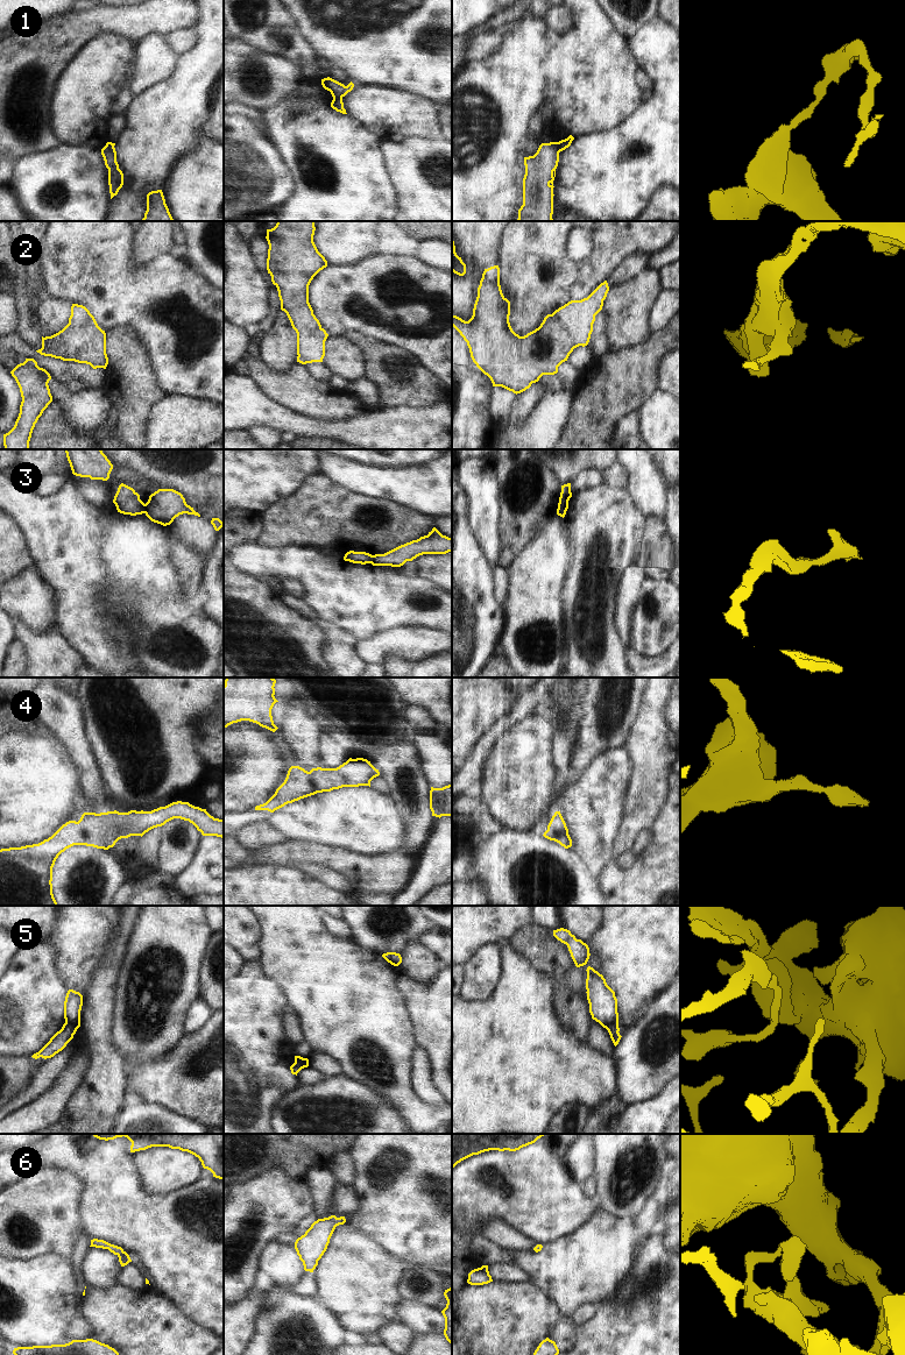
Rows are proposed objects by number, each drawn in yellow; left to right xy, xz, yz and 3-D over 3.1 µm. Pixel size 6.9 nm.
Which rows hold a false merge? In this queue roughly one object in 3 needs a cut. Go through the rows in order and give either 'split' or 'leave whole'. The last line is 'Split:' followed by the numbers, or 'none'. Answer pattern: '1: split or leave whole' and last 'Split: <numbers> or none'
1: split
2: leave whole
3: split
4: leave whole
5: split
6: leave whole
Split: 1, 3, 5

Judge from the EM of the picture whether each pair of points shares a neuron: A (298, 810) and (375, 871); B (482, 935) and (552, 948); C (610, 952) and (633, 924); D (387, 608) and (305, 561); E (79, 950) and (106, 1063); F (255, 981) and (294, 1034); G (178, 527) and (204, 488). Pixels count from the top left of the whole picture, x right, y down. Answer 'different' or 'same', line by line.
A: different
B: different
C: same
D: same
E: different
F: different
G: different

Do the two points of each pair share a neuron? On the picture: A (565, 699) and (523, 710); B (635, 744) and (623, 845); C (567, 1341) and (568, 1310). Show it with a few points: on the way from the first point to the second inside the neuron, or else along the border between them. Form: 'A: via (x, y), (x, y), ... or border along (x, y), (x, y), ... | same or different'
A: border along (551, 689), (546, 702) | different
B: via (642, 770), (642, 806), (634, 820) | same
C: border along (561, 1316), (571, 1319) | different

